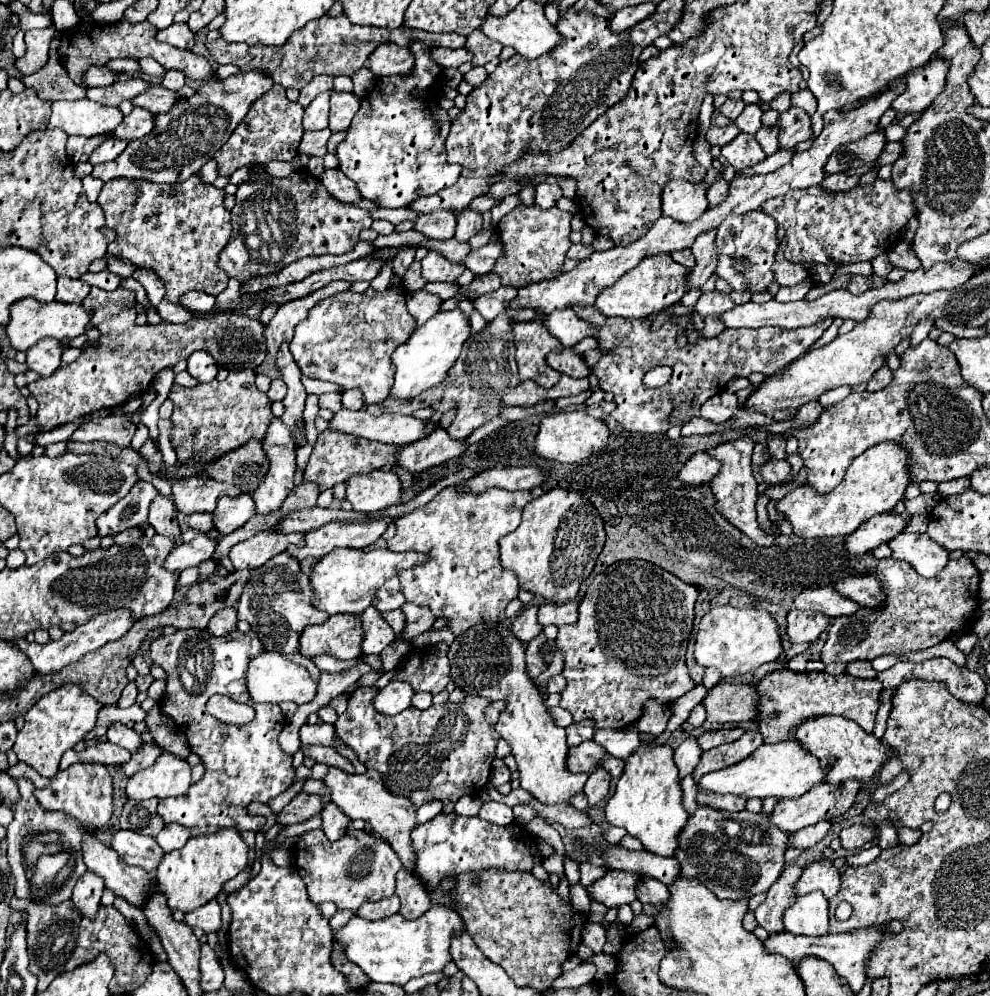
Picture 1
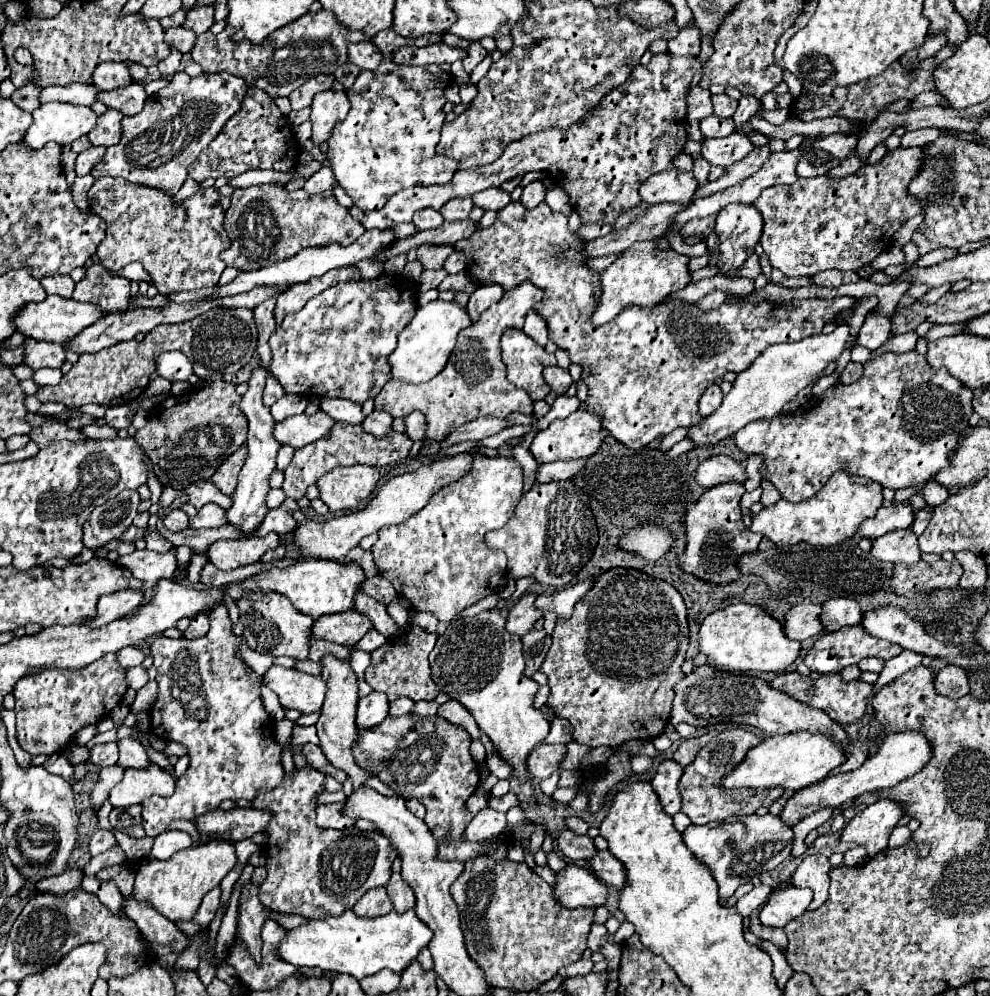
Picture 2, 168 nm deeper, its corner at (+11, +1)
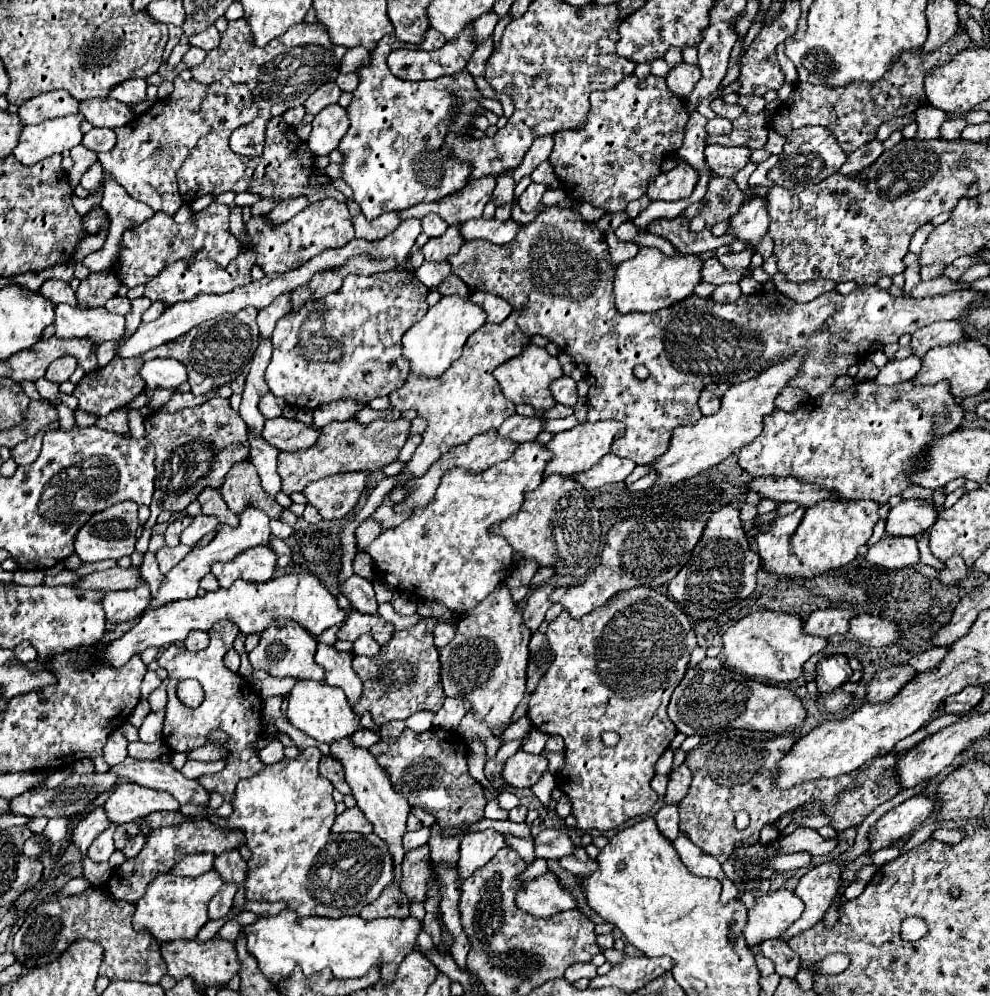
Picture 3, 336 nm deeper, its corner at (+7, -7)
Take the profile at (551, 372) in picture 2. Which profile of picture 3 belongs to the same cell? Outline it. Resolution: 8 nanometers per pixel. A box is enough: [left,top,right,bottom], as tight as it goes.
[551,377,577,407]

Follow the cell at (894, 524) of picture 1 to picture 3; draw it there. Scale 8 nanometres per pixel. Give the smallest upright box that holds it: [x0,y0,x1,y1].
[887,499,939,537]

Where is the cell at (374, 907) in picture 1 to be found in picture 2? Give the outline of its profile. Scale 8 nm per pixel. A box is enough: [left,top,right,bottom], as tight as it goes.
[353,887,393,917]

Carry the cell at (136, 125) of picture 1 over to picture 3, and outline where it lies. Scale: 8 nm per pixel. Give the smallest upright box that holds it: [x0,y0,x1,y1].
[81,129,117,153]

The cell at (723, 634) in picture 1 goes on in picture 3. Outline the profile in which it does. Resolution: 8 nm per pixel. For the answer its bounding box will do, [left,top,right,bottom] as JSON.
[723,611,827,683]

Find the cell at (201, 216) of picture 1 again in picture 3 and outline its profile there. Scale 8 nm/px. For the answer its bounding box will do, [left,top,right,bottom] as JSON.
[119,203,241,287]

